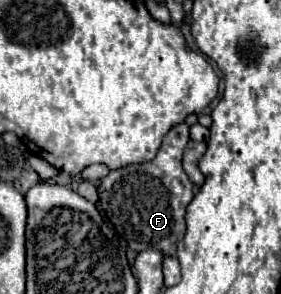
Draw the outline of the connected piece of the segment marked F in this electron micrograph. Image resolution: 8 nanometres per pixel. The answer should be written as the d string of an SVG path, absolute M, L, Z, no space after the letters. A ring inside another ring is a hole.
M176 125L164 137L160 151L150 163L120 171L110 171L108 177L102 179L100 191L100 207L106 217L112 221L116 231L128 241L134 251L144 249L160 249L166 255L176 253L176 243L184 237L184 209L192 201L192 181L182 169L182 151L188 143L188 125Z

